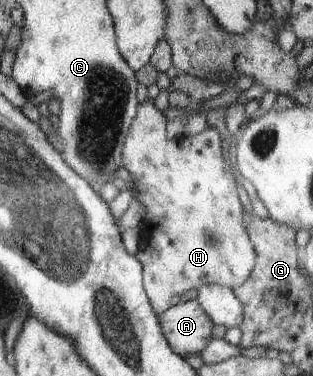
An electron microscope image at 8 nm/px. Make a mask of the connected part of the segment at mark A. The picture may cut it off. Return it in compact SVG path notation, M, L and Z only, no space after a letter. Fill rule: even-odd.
M198 299L179 302L160 313L158 320L171 351L182 358L200 355L213 337L214 322Z

